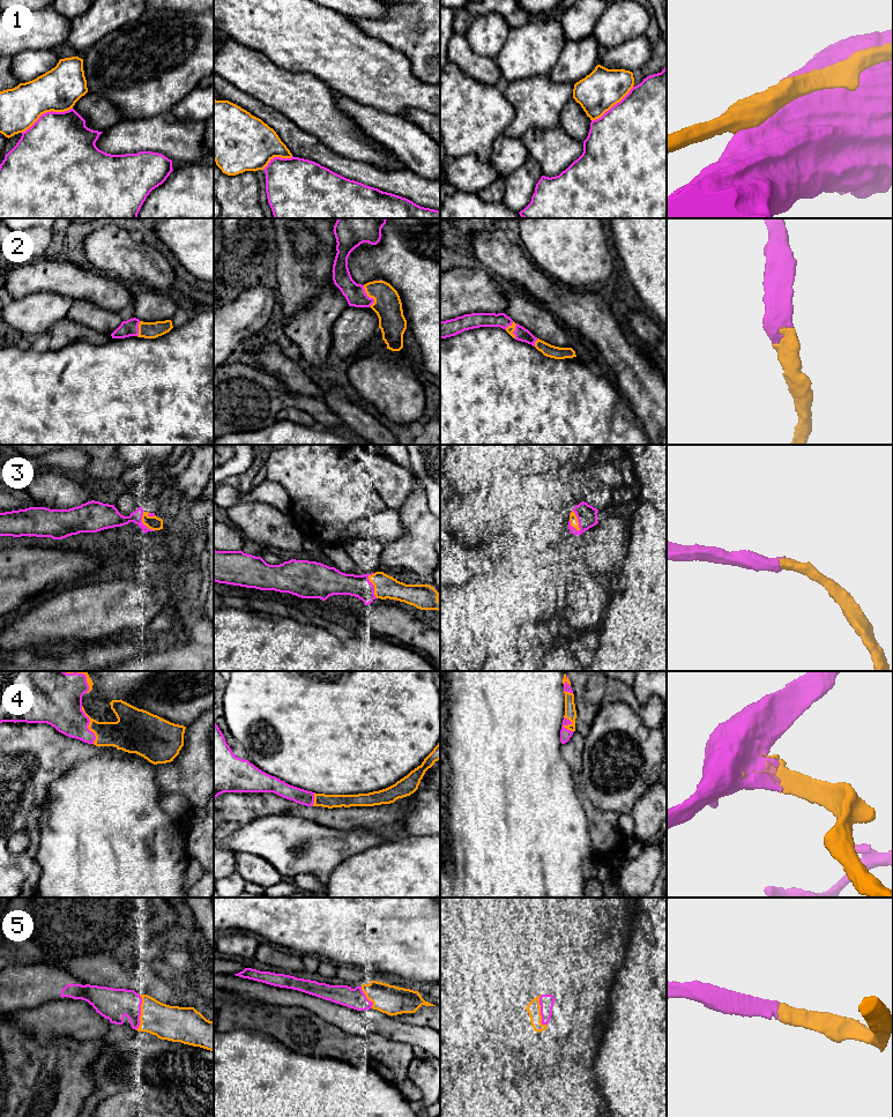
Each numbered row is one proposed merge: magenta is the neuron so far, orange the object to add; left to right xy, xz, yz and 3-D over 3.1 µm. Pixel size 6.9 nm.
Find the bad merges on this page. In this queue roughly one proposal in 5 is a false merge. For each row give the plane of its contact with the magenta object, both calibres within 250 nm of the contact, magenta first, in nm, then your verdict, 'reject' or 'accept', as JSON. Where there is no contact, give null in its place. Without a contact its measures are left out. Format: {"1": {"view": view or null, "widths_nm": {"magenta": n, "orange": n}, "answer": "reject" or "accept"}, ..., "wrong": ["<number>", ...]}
{"1": {"view": "xy", "widths_nm": {"magenta": 460, "orange": 300}, "answer": "reject"}, "2": {"view": "xz", "widths_nm": {"magenta": 150, "orange": 200}, "answer": "accept"}, "3": {"view": "yz", "widths_nm": {"magenta": 140, "orange": 60}, "answer": "accept"}, "4": {"view": "xy", "widths_nm": {"magenta": 320, "orange": 200}, "answer": "accept"}, "5": {"view": "xy", "widths_nm": {"magenta": 220, "orange": 240}, "answer": "accept"}, "wrong": ["1"]}

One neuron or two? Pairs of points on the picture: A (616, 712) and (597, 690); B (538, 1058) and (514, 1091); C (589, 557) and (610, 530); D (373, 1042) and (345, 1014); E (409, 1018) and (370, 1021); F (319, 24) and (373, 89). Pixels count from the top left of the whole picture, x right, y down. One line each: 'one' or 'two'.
A: two
B: one
C: one
D: two
E: two
F: one

